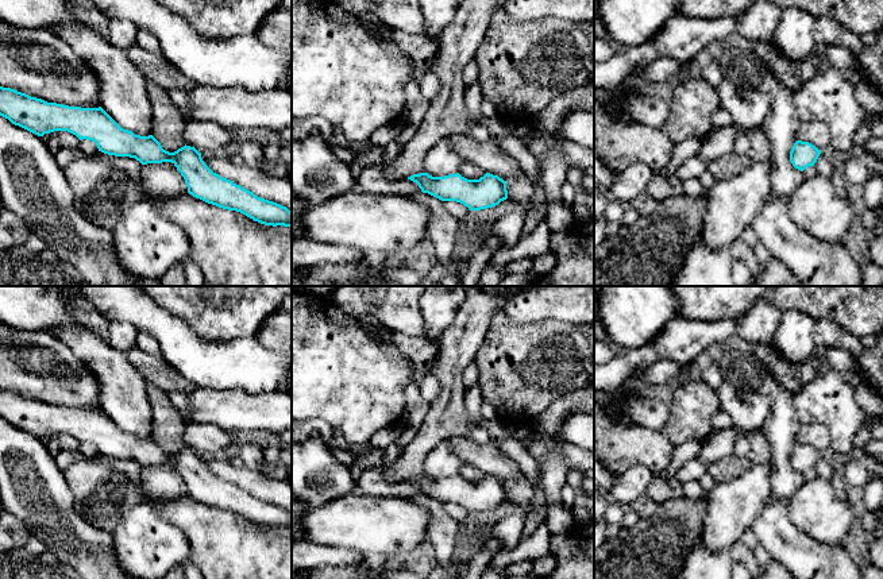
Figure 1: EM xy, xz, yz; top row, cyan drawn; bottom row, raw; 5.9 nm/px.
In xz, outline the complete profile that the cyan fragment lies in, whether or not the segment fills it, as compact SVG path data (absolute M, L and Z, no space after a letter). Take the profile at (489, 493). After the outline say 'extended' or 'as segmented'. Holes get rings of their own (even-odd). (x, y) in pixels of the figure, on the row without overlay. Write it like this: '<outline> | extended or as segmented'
M420 475L408 479L408 482L416 485L423 495L442 503L460 505L470 513L491 510L508 501L506 483L490 475L479 482L467 482L459 475L444 479Z | as segmented

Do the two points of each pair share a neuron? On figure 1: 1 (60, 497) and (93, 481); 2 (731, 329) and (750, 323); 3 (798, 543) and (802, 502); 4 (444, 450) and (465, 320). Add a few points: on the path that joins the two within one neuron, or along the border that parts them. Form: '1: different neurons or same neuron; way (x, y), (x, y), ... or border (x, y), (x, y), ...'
1: different neurons; border (61, 471), (73, 500), (73, 506), (85, 520)
2: different neurons; border (736, 321), (737, 334)
3: different neurons; border (786, 502), (789, 518), (805, 533), (828, 544)
4: different neurons; border (447, 439), (440, 442), (423, 462)

